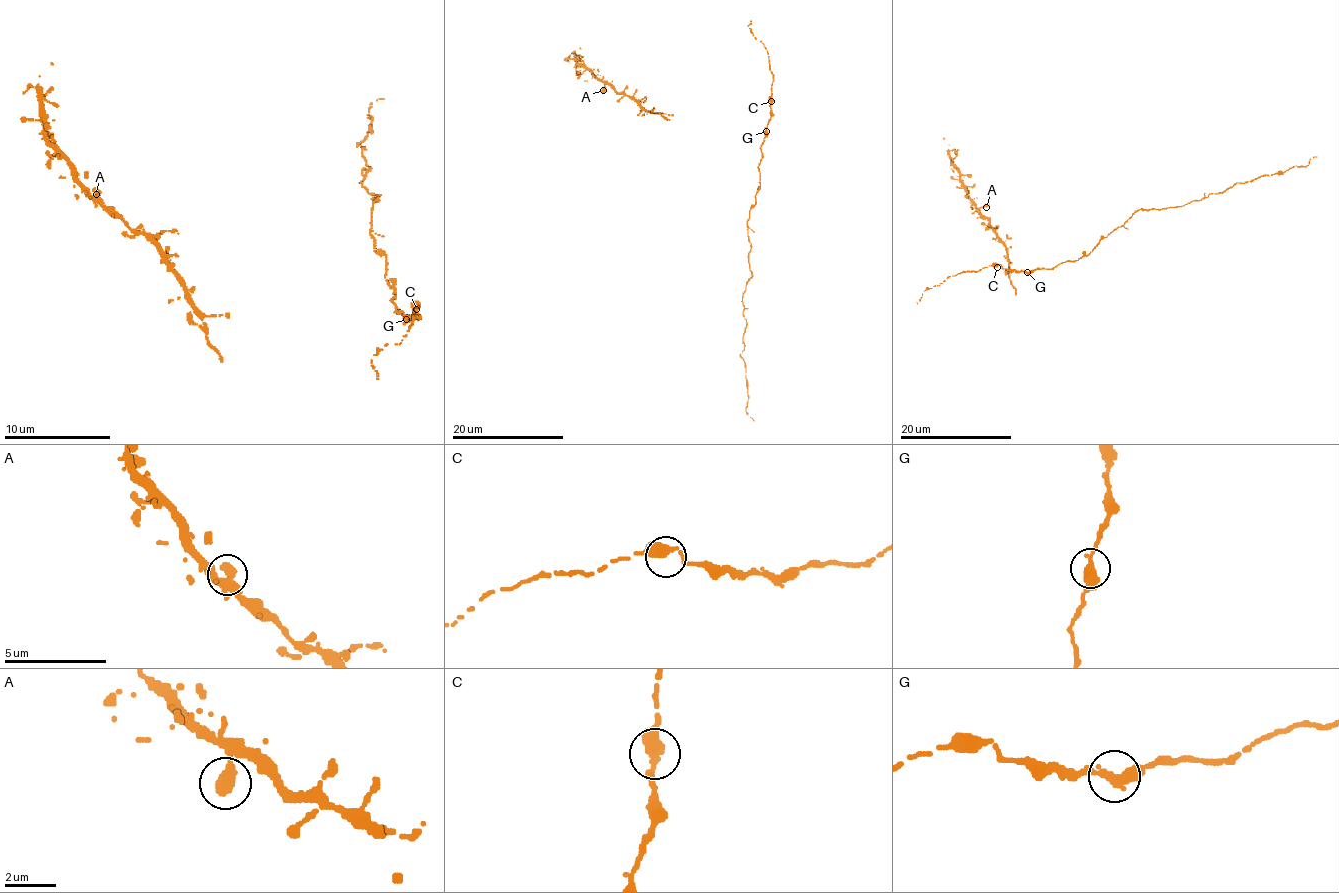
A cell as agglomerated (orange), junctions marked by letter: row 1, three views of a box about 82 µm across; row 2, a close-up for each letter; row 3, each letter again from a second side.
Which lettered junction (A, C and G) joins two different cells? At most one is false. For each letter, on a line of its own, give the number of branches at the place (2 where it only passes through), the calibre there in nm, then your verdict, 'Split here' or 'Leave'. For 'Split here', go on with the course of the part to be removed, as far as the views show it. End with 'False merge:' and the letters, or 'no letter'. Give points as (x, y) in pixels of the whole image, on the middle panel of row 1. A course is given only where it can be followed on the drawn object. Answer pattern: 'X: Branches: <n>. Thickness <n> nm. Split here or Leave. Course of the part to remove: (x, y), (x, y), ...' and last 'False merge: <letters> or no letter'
A: Branches: 1. Thickness 480 nm. Leave
C: Branches: 2. Thickness 400 nm. Leave
G: Branches: 2. Thickness 380 nm. Leave
False merge: no letter

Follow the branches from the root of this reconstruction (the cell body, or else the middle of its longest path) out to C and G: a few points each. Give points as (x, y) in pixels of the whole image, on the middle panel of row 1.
C: (761, 159), (760, 147), (771, 117), (771, 101)
G: (761, 159), (760, 147), (765, 131)

